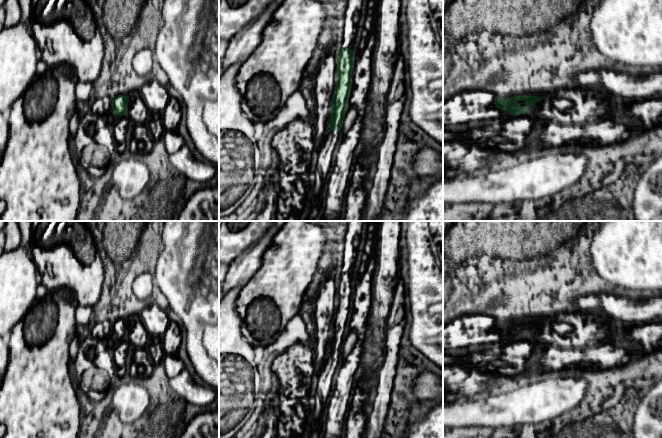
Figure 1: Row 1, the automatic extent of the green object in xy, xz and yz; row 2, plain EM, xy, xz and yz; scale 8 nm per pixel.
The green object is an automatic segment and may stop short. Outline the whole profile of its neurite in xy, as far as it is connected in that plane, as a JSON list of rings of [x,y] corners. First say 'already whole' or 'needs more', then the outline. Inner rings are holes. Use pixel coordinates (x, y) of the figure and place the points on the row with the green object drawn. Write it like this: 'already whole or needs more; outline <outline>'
needs more; outline [[[119,95],[112,101],[112,111],[106,115],[107,122],[113,126],[119,117],[125,114],[129,96]]]

